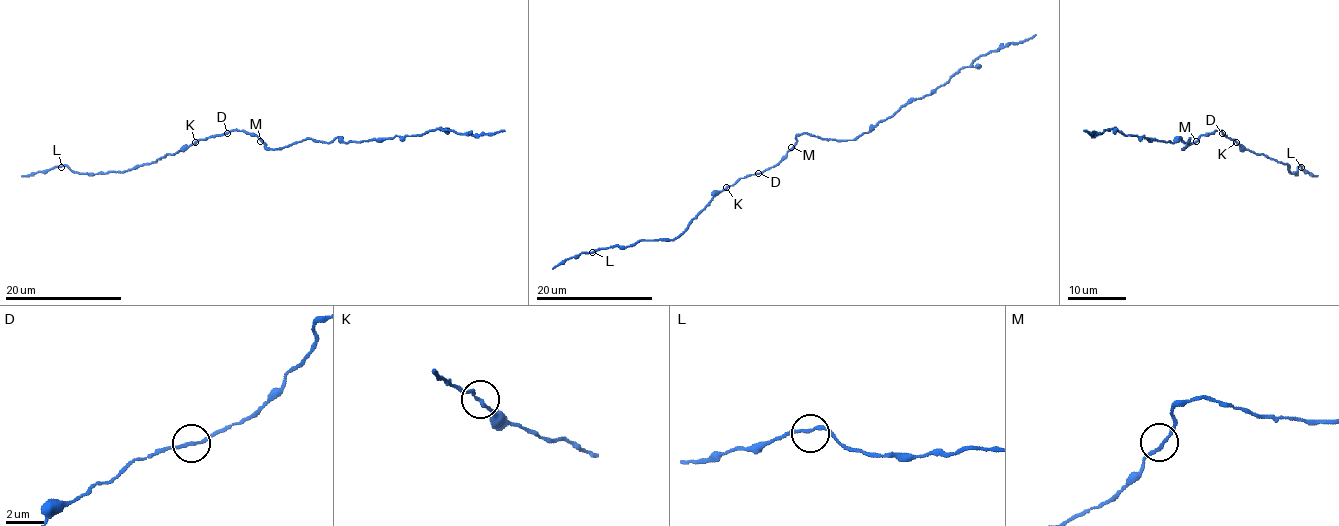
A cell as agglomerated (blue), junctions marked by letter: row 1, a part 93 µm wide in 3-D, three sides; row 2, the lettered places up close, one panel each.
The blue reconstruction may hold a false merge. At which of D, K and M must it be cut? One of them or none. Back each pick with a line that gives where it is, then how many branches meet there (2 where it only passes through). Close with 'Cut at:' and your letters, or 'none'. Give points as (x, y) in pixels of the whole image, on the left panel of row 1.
Cut at: none

